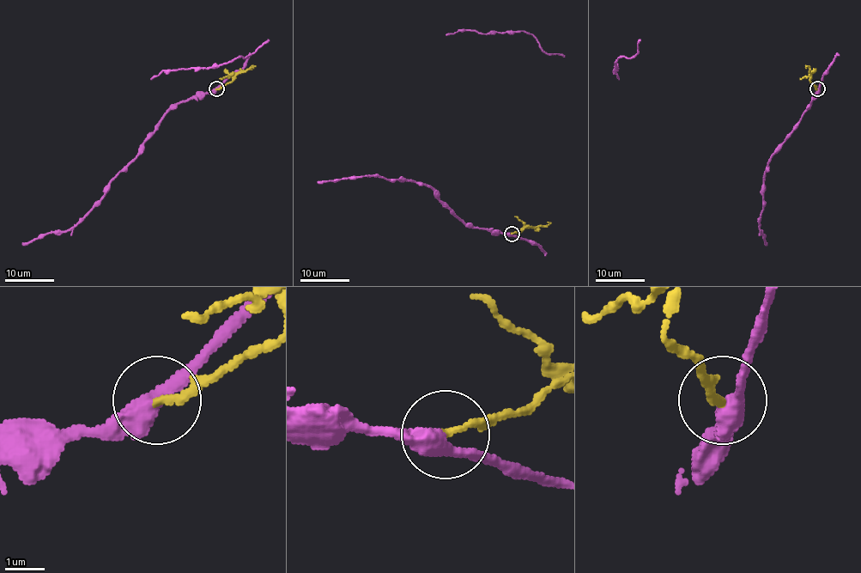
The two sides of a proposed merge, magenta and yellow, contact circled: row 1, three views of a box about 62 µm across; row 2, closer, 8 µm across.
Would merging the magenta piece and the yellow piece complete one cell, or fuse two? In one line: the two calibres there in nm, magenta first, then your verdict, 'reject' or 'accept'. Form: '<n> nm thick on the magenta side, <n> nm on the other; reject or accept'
460 nm thick on the magenta side, 180 nm on the other; reject

